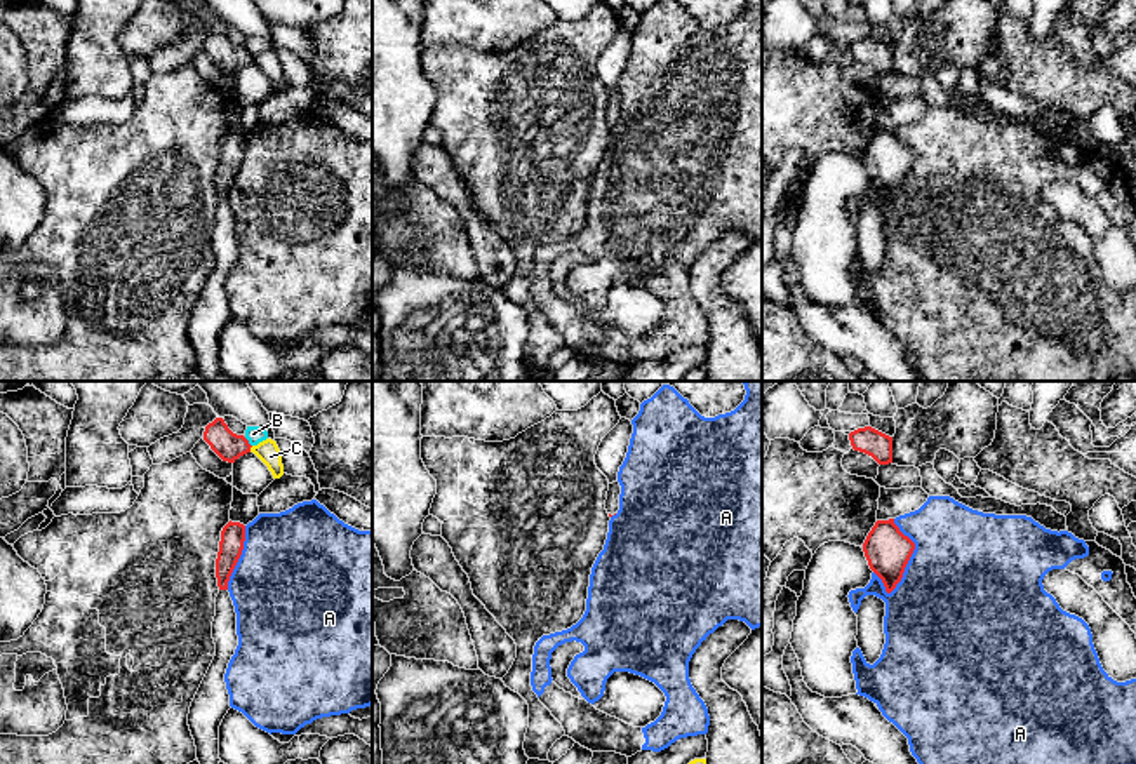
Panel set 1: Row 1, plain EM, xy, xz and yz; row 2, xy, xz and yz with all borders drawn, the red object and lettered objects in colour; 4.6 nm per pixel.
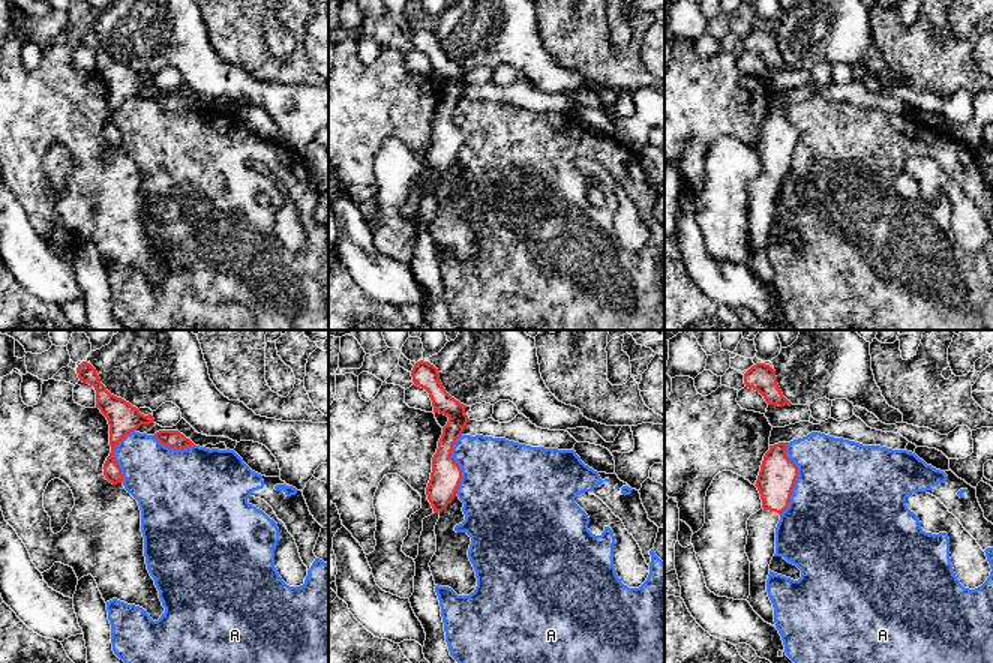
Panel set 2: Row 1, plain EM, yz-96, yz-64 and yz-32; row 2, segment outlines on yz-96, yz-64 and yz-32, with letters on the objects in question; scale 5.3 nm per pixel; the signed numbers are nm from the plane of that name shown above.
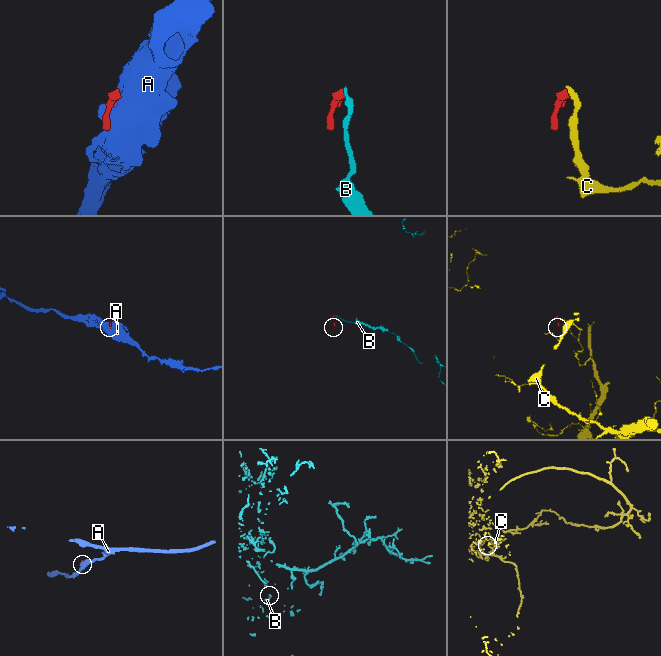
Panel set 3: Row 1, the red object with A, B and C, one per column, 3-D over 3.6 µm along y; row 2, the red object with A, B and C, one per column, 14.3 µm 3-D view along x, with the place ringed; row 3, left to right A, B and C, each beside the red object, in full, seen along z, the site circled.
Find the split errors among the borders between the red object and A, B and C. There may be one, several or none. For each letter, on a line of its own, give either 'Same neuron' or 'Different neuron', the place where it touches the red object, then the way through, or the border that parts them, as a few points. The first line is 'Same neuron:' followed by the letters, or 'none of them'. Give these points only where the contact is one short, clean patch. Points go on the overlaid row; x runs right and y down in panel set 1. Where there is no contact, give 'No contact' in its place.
Same neuron: none of them
A: Different neuron. Touches red at yz (910, 556)
B: Different neuron. Touches red at xy (247, 442). Boundary: xy (244, 437), (251, 446)
C: Different neuron. Touches red at xy (249, 449). Boundary: xy (253, 446), (249, 451)

